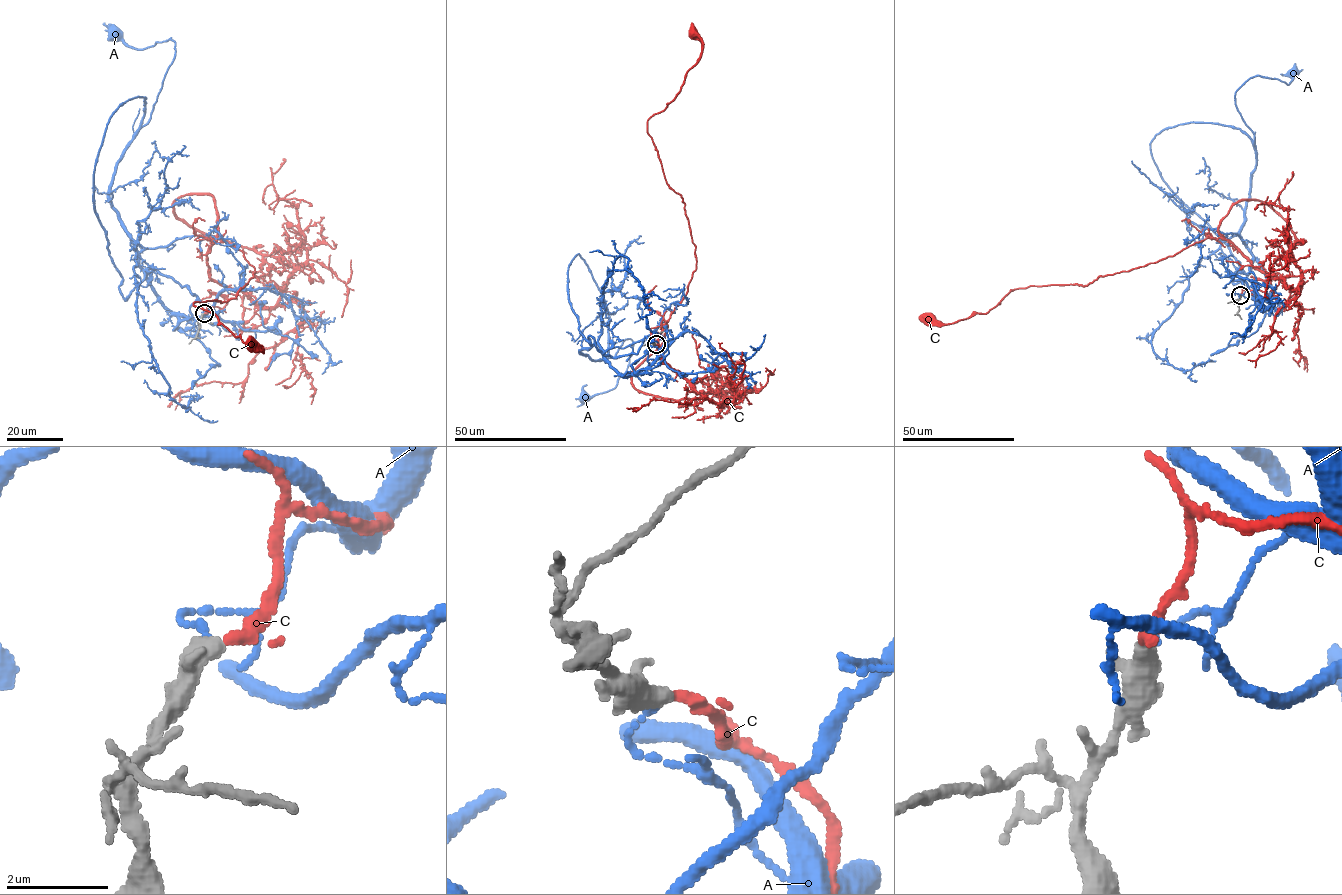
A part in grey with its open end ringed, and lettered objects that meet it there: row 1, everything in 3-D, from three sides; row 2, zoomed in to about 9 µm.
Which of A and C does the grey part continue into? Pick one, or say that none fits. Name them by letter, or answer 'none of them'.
C

